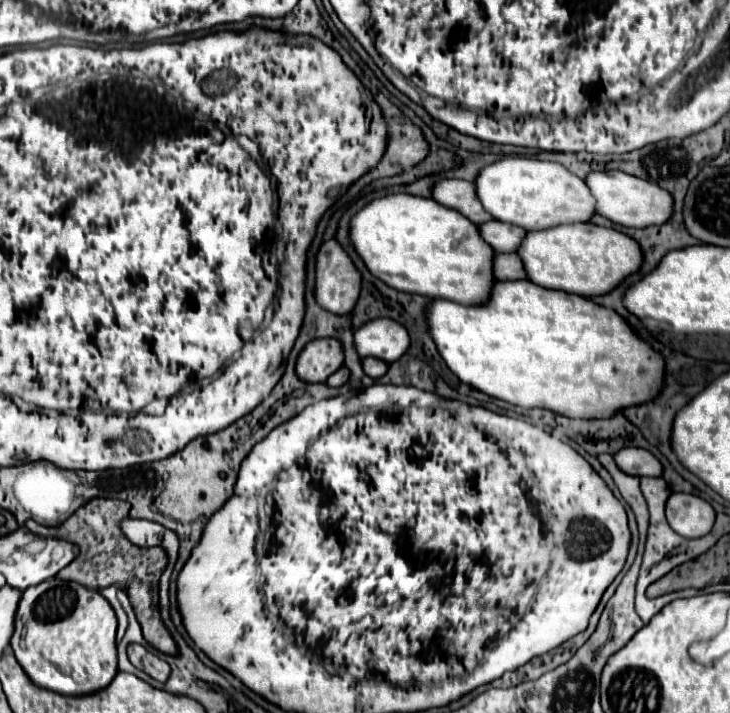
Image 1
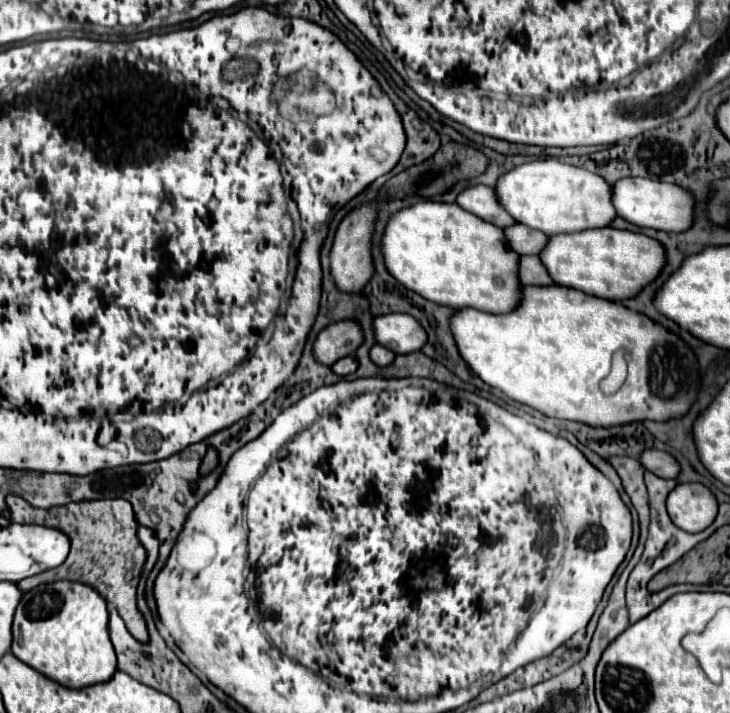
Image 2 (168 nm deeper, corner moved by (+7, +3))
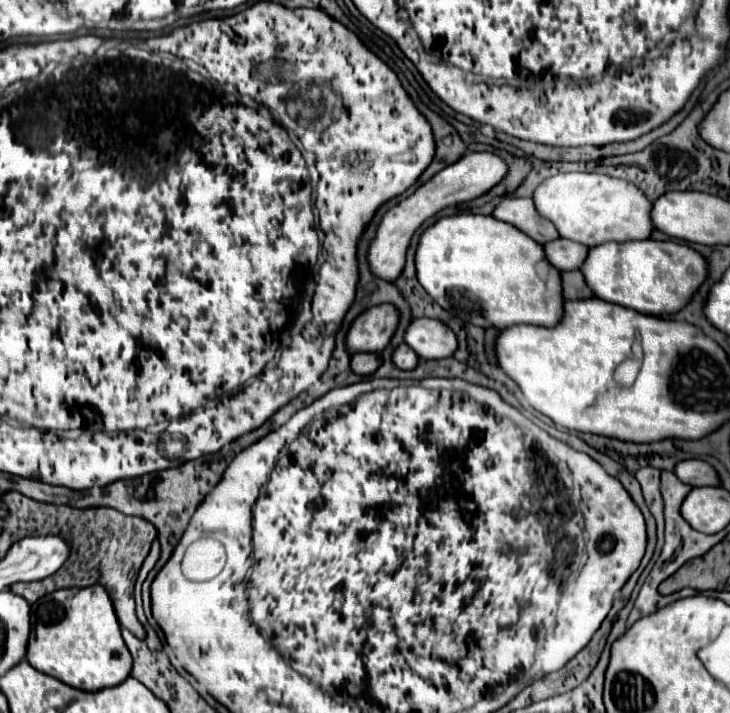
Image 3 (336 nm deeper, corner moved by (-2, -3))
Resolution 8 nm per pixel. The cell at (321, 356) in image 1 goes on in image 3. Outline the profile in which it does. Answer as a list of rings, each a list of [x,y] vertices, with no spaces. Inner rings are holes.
[[[389,303],[371,307],[365,313],[361,313],[347,335],[349,353],[359,351],[381,353],[395,335],[399,319],[401,319],[399,309]]]

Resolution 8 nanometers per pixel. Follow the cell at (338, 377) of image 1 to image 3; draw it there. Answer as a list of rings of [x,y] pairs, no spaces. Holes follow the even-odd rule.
[[[355,353],[351,357],[351,369],[357,375],[373,375],[379,365],[381,365],[381,361],[379,361],[377,353]]]

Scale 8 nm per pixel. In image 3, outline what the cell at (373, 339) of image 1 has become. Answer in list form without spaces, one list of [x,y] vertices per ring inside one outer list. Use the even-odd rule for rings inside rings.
[[[415,319],[405,333],[405,343],[409,343],[421,359],[445,359],[457,351],[457,335],[439,319]]]

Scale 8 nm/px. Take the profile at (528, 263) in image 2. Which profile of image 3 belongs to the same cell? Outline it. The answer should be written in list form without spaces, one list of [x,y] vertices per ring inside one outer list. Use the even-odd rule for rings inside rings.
[[[567,271],[567,273],[563,273],[563,295],[569,301],[595,297],[591,287],[585,283],[585,277],[583,277],[581,271]]]

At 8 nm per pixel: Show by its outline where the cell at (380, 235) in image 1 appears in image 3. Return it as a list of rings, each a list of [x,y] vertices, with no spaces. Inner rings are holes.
[[[461,213],[455,217],[439,219],[421,235],[415,265],[419,283],[443,309],[483,329],[495,327],[503,331],[519,323],[555,327],[563,319],[565,299],[561,289],[561,271],[547,261],[541,243],[521,233],[515,225],[505,225],[505,221],[497,221],[495,217]]]

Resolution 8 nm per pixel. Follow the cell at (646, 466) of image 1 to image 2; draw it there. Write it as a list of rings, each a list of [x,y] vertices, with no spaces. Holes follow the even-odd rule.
[[[656,449],[642,451],[638,461],[646,471],[650,471],[662,479],[674,479],[680,471],[680,467],[672,455],[664,453],[664,451],[656,451]]]

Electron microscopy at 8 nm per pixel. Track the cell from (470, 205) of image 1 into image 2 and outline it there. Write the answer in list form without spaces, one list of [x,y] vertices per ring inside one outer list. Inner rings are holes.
[[[468,185],[462,193],[458,193],[456,203],[474,213],[476,217],[496,225],[496,227],[508,227],[516,223],[502,207],[496,203],[496,195],[492,195],[492,187],[486,185]]]

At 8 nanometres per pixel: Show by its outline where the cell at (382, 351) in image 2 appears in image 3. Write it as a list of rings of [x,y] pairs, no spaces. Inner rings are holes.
[[[401,343],[393,353],[393,363],[399,369],[415,369],[419,363],[419,355],[407,343]]]

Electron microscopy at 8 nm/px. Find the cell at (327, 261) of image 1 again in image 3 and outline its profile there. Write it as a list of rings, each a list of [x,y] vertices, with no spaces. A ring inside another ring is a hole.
[[[487,151],[467,153],[461,161],[445,167],[431,181],[421,185],[411,197],[403,199],[395,207],[391,207],[385,213],[385,217],[381,219],[381,225],[377,229],[377,237],[373,239],[371,249],[369,249],[369,265],[371,265],[373,273],[385,281],[395,281],[405,267],[405,255],[407,255],[413,233],[427,219],[431,219],[435,213],[439,213],[441,209],[445,209],[449,205],[459,205],[459,203],[465,203],[465,201],[485,195],[507,175],[507,171],[509,171],[507,163],[495,153],[487,153]]]

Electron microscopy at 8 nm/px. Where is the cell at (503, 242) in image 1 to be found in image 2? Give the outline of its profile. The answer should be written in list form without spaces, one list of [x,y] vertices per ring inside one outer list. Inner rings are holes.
[[[520,223],[504,227],[504,237],[510,249],[518,255],[538,255],[538,251],[544,249],[544,243],[548,239],[548,235]]]

